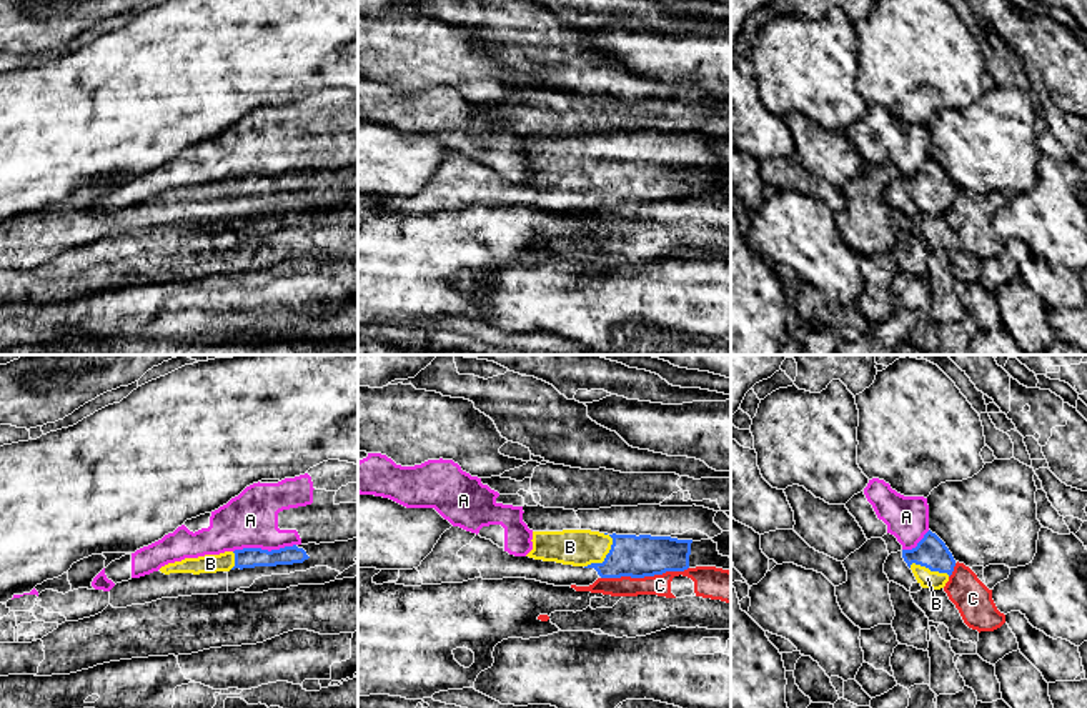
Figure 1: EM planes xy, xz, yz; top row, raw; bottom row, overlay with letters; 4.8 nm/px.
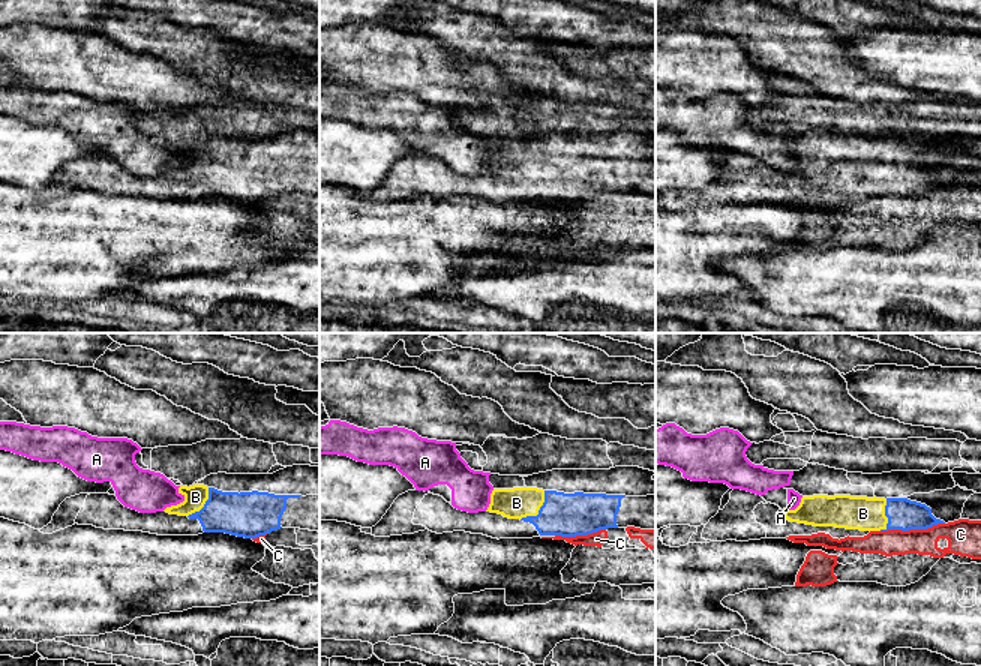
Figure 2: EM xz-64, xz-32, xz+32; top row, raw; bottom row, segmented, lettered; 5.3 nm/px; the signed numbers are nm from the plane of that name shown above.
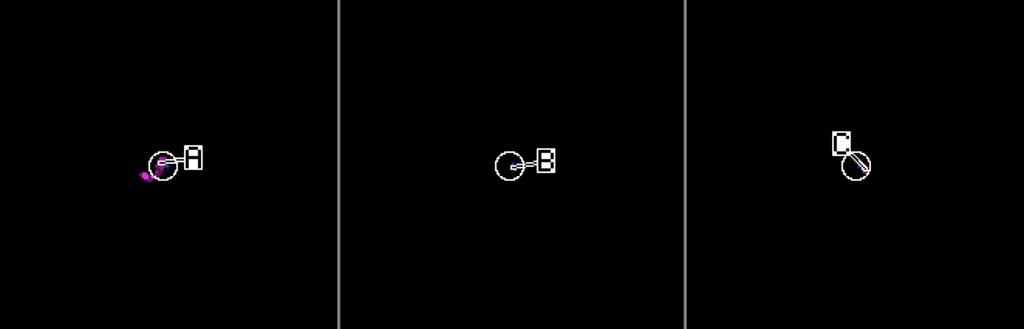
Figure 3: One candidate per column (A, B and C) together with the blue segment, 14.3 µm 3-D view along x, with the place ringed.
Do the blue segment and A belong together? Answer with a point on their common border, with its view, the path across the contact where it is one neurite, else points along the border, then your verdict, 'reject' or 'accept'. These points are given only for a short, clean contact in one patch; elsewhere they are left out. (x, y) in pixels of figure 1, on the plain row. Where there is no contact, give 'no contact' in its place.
xy (263, 177) | along xy (295, 170), (270, 177), (237, 175), (233, 179) | reject

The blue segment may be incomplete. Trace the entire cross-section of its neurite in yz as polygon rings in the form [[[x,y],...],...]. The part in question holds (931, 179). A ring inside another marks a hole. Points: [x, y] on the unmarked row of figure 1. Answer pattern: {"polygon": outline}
{"polygon": [[[931,157],[912,177],[902,177],[902,185],[922,215],[941,217],[954,198],[955,187],[946,170]]]}

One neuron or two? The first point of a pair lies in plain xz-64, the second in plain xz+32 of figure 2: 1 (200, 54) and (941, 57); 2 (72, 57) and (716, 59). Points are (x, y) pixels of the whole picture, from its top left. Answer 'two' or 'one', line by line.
1: two
2: one

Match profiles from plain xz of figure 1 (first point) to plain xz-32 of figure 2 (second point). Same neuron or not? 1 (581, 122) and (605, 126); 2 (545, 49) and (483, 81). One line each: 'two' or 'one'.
1: one
2: two

